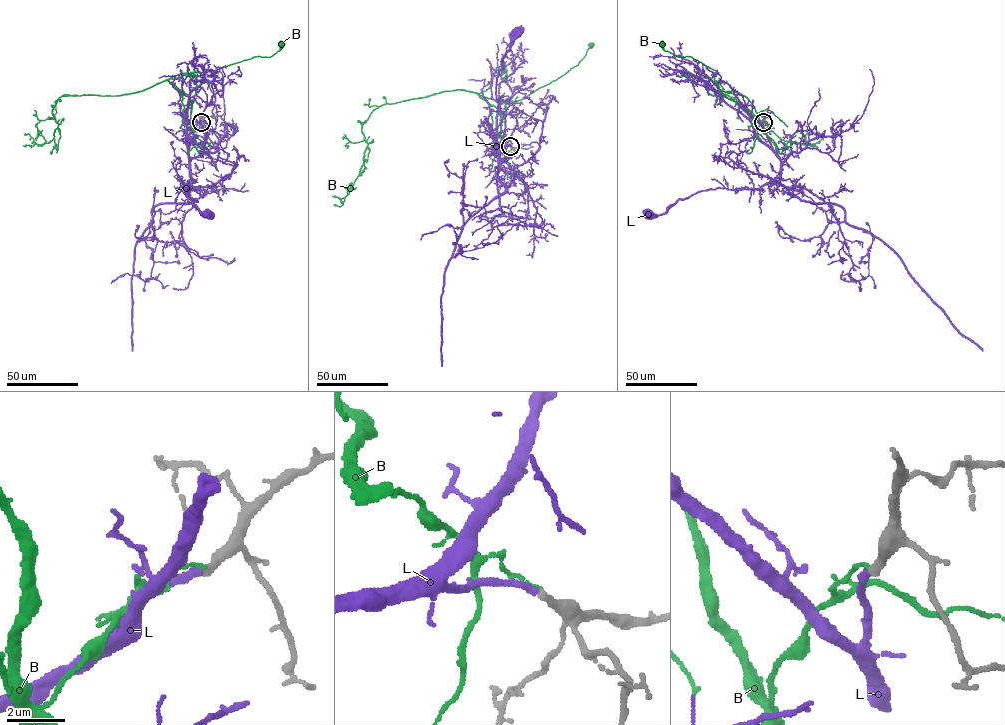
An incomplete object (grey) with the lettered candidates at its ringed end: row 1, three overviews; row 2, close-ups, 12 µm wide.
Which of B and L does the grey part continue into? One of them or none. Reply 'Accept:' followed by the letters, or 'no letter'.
Accept: L

